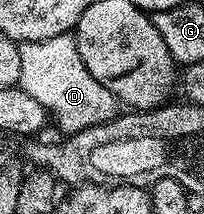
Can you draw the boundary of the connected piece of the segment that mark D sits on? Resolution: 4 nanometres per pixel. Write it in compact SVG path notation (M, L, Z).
M66 32L60 37L42 42L26 42L18 46L20 53L20 77L22 91L34 97L54 119L63 134L74 134L84 128L106 123L118 113L118 102L110 90L105 89L89 73L80 57L79 47L73 34Z

